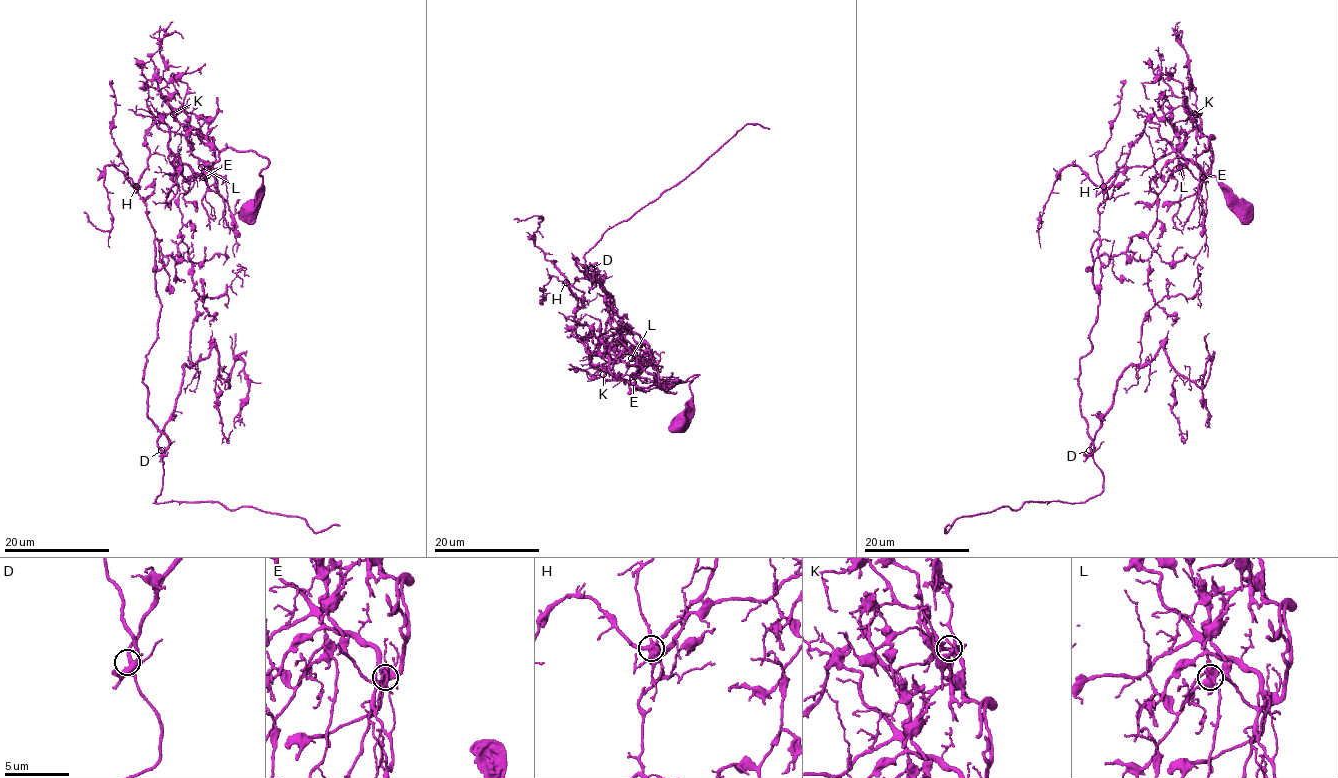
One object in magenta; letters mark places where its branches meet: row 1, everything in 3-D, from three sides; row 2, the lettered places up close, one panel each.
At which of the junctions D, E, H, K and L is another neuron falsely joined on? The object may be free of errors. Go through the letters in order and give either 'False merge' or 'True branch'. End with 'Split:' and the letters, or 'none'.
D: True branch
E: True branch
H: False merge
K: True branch
L: True branch
Split: H

